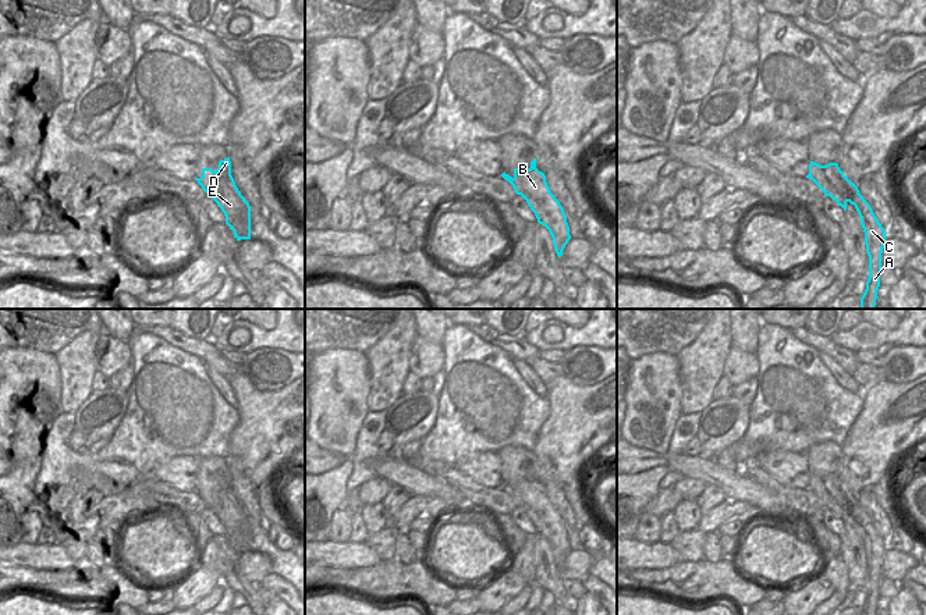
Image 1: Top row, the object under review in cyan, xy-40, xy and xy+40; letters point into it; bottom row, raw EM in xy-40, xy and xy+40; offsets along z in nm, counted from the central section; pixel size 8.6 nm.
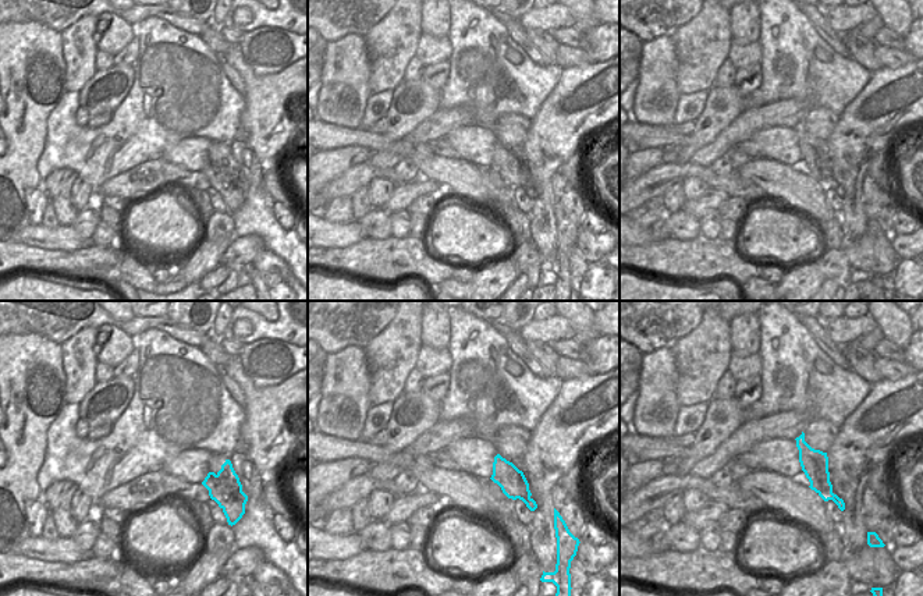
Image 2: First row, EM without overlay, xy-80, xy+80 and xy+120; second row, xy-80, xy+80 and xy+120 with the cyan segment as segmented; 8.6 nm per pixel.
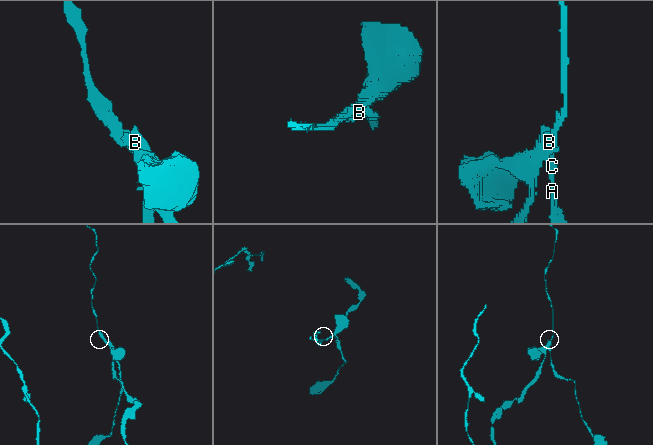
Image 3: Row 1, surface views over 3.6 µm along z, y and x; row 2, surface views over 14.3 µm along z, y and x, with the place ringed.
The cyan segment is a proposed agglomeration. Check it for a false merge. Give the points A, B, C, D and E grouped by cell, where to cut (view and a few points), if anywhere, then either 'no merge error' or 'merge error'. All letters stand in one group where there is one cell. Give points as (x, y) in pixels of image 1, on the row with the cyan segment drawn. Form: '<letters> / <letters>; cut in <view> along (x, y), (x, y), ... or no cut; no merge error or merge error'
A C / B D E; cut in xy+40 along (822, 166), (829, 181), (850, 202), (859, 194); merge error

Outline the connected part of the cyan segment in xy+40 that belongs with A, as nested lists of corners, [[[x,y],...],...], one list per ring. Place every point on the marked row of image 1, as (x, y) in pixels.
[[[859,193],[854,198],[851,205],[855,206],[861,225],[865,232],[866,253],[869,256],[869,278],[866,281],[866,289],[861,298],[861,309],[874,309],[877,289],[880,287],[881,273],[881,253],[886,245],[886,231],[876,218],[870,205]]]

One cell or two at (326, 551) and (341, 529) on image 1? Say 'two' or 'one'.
two

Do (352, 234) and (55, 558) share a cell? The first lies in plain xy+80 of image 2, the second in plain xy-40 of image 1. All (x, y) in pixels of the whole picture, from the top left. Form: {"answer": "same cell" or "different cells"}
{"answer": "same cell"}

